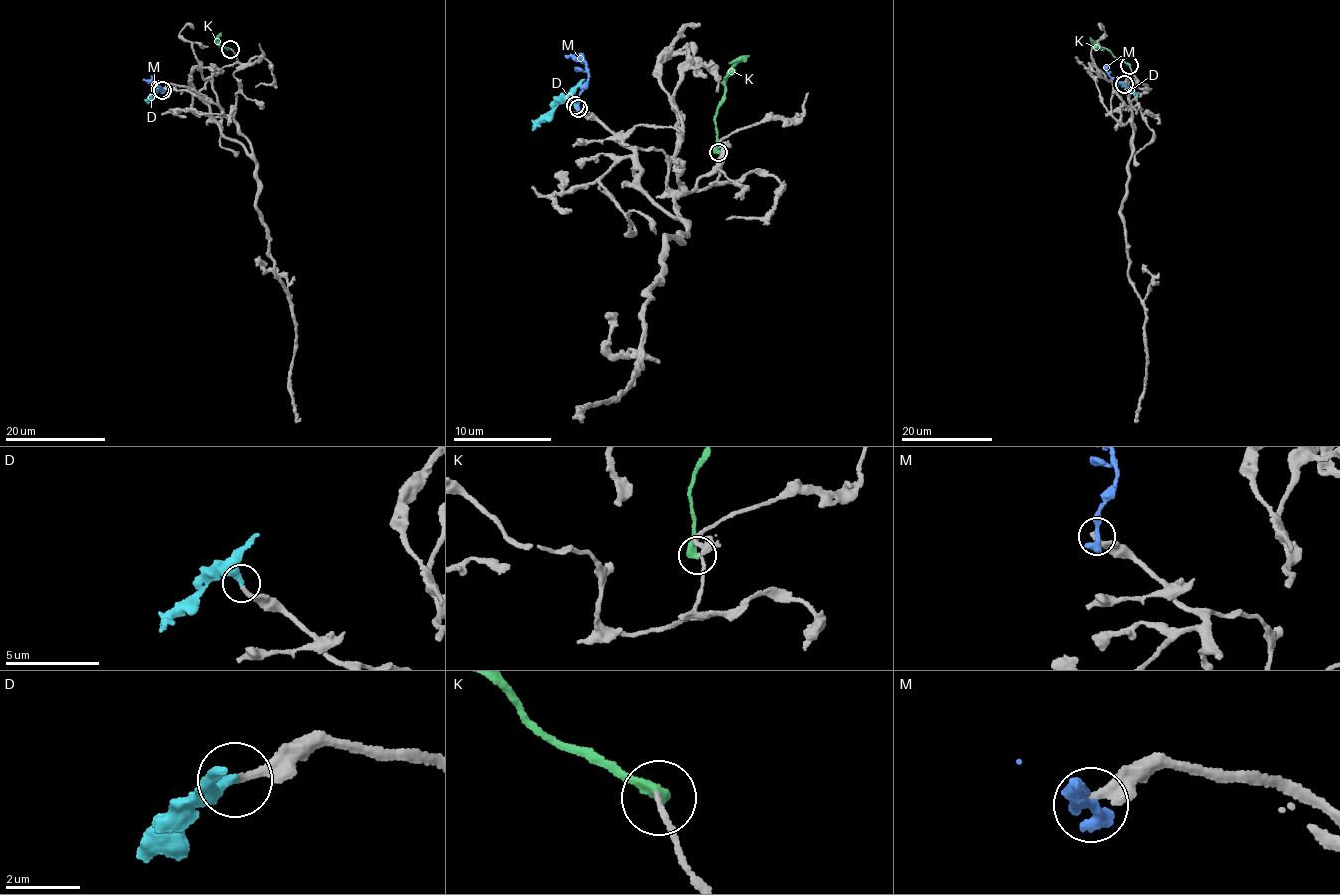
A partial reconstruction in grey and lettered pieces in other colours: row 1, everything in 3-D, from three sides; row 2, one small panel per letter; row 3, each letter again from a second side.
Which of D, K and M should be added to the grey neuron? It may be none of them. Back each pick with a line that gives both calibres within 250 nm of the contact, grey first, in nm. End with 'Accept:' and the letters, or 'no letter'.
D: 240 nm thick on the grey side, 360 nm on the other
Accept: D

